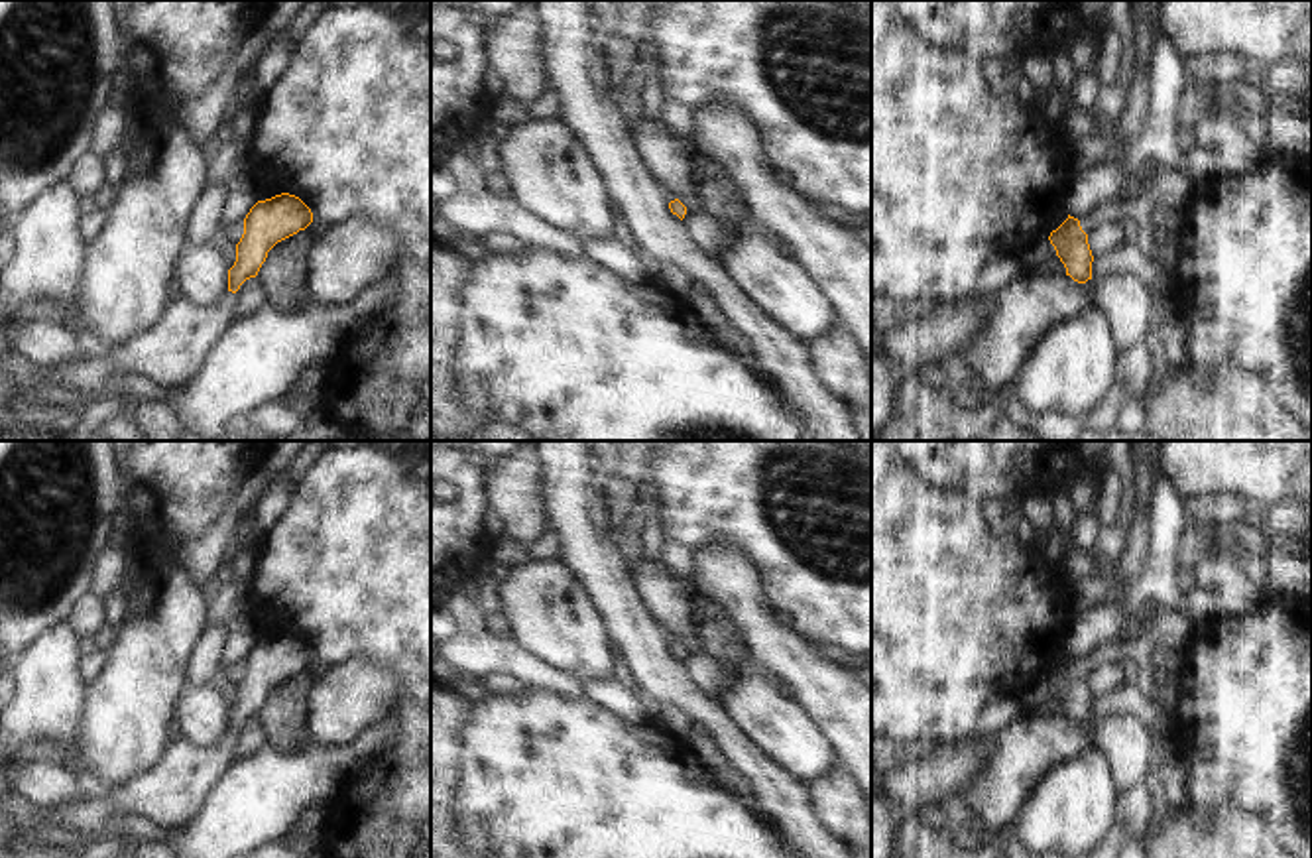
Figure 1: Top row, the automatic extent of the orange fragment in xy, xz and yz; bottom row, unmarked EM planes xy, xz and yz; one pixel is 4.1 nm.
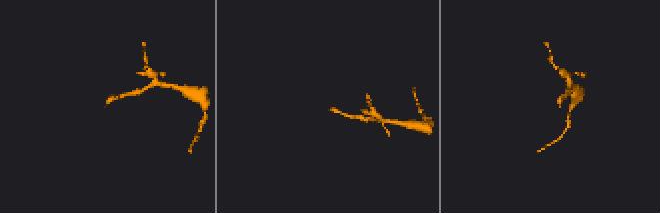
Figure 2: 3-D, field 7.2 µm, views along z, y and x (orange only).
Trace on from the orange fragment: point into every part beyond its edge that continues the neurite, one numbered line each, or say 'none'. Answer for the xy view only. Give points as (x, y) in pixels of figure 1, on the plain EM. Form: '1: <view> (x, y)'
1: xy (170, 794).

